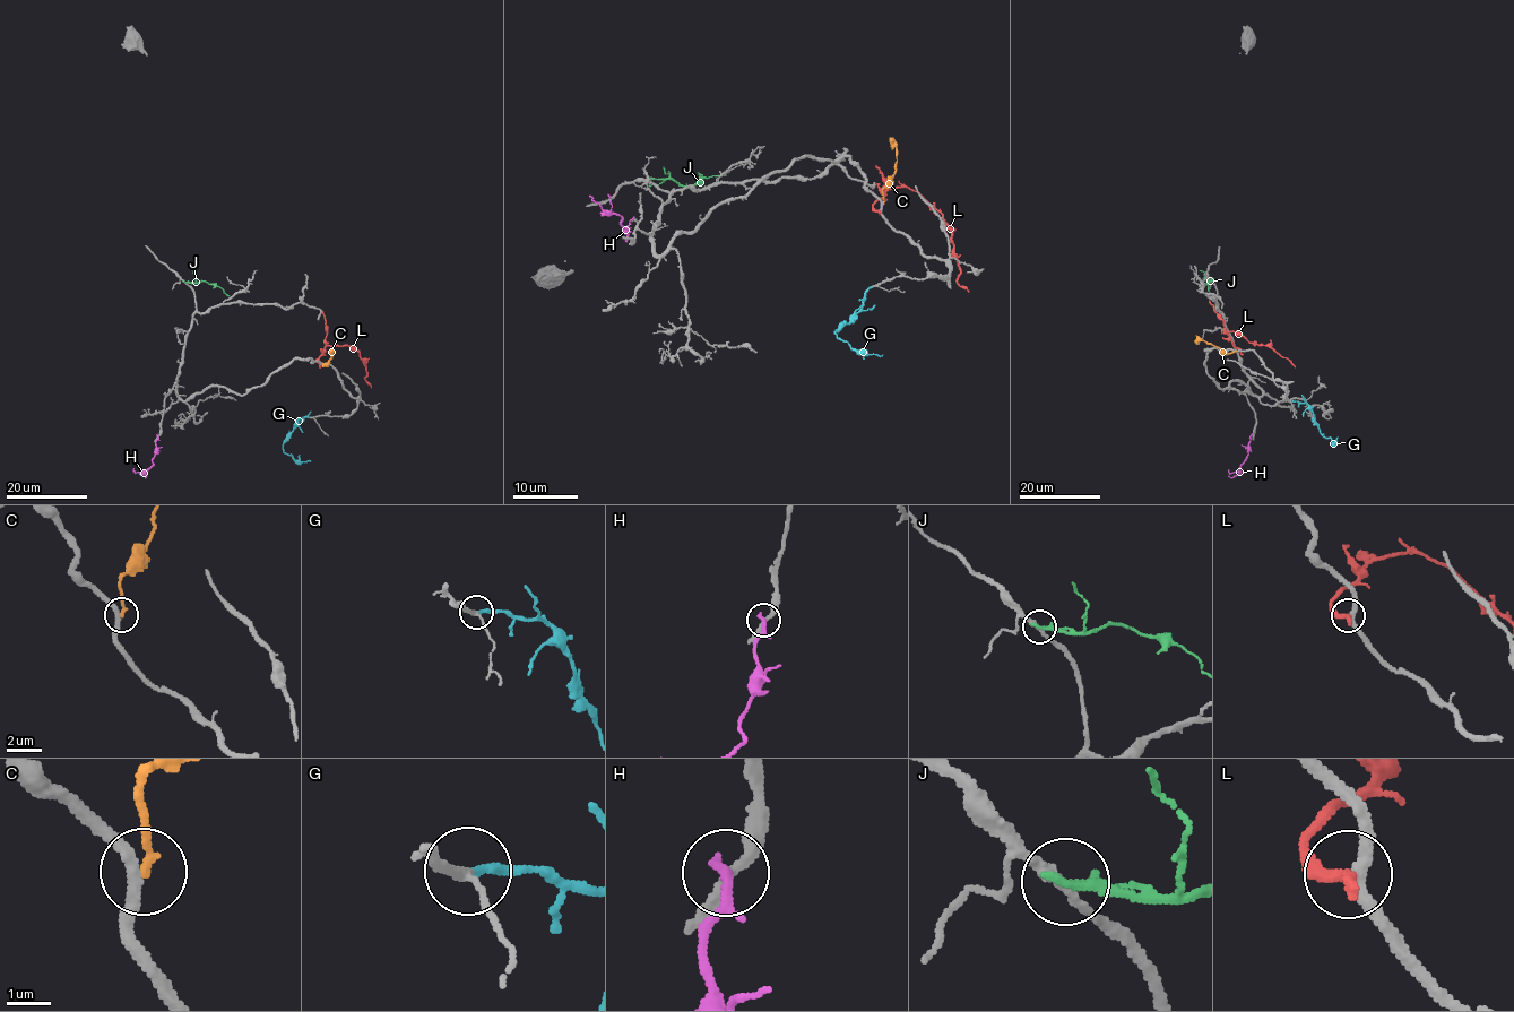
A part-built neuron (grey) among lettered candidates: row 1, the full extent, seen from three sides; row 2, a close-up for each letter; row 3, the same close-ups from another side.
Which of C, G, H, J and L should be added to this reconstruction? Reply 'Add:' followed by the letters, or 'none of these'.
Add: G

